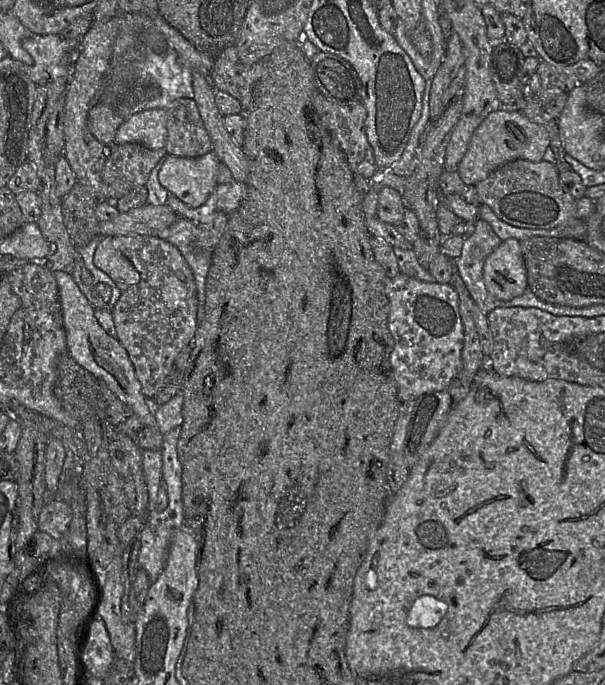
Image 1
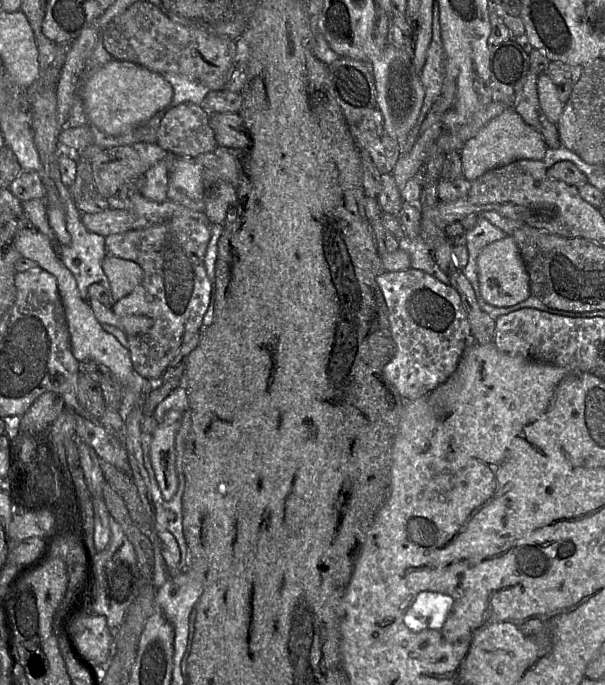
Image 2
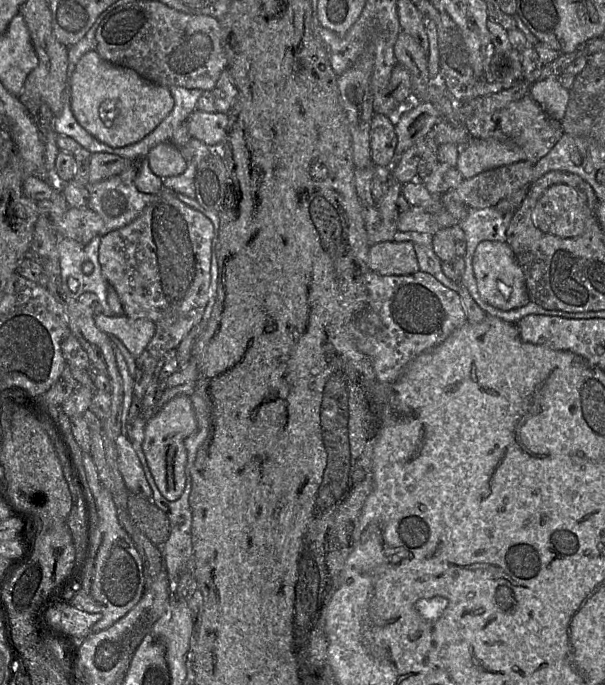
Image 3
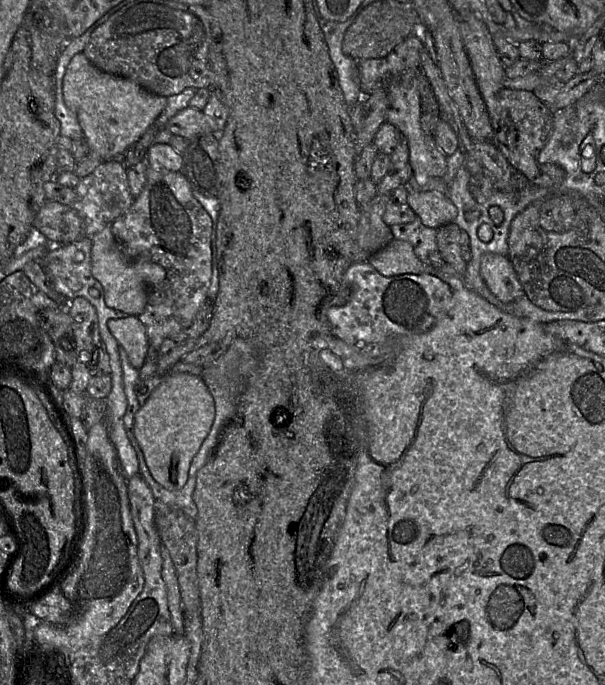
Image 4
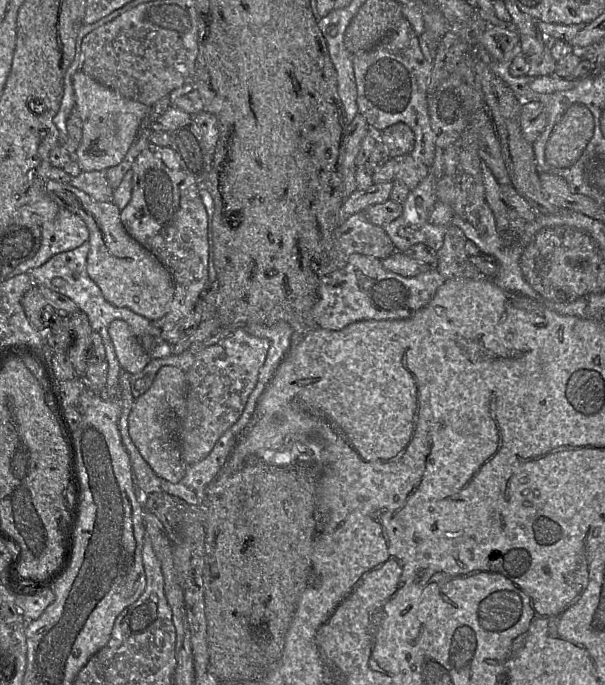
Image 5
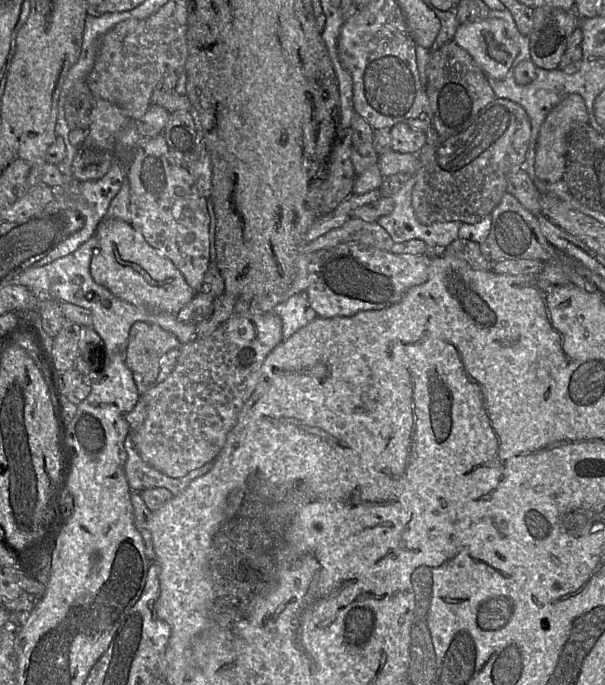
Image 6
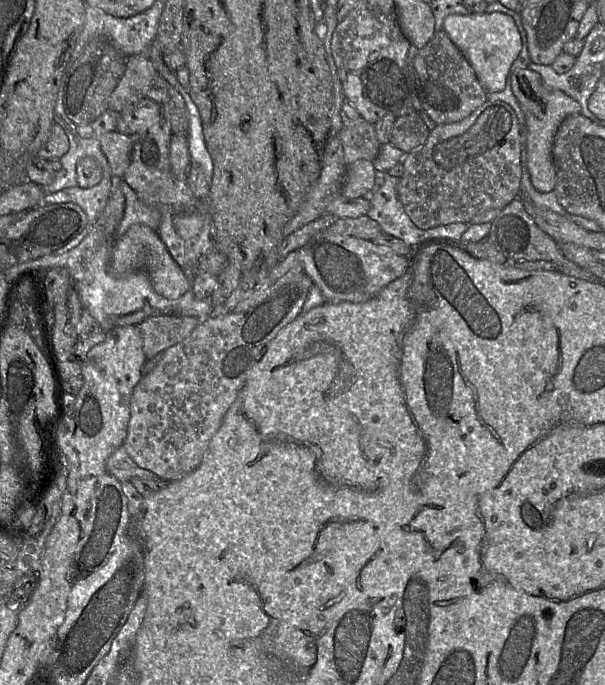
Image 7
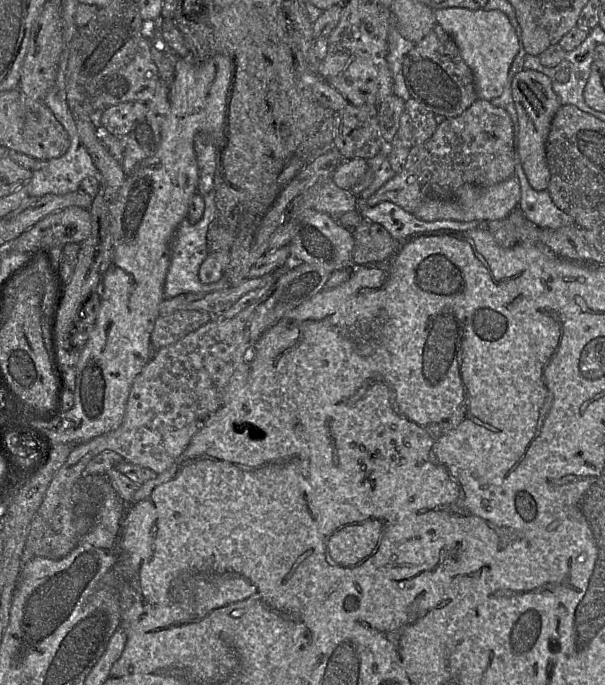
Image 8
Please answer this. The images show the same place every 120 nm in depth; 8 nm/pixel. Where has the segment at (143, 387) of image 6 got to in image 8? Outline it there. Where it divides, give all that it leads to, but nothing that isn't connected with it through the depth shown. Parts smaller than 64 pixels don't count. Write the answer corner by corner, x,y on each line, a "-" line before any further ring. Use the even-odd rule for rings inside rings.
180,310
159,316
151,333
152,351
174,344
212,319
211,314
198,310

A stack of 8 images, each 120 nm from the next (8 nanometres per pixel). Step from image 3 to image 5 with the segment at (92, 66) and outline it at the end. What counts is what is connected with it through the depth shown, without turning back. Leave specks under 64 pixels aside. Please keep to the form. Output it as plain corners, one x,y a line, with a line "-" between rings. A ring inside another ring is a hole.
82,70
73,75
72,84
75,108
83,123
82,140
74,154
74,159
82,172
106,171
124,159
143,124
147,123
151,108
121,96
92,79

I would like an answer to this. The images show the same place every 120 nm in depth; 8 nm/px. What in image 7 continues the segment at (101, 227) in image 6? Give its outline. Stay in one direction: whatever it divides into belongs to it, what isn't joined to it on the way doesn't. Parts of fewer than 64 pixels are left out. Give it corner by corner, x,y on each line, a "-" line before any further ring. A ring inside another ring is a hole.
134,224
119,238
112,247
109,270
116,276
132,272
144,272
151,282
154,291
168,299
176,299
192,287
192,281
169,255
156,230
143,224

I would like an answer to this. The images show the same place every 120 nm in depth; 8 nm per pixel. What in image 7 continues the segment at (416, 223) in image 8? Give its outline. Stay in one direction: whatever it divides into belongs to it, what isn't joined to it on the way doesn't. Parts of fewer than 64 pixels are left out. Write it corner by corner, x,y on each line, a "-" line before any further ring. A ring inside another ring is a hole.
393,176
387,185
384,181
370,200
371,206
366,215
375,220
383,232
413,247
431,239
461,241
463,233
469,226
467,223
451,223
429,229
418,228
410,220
398,198
398,182
399,178

